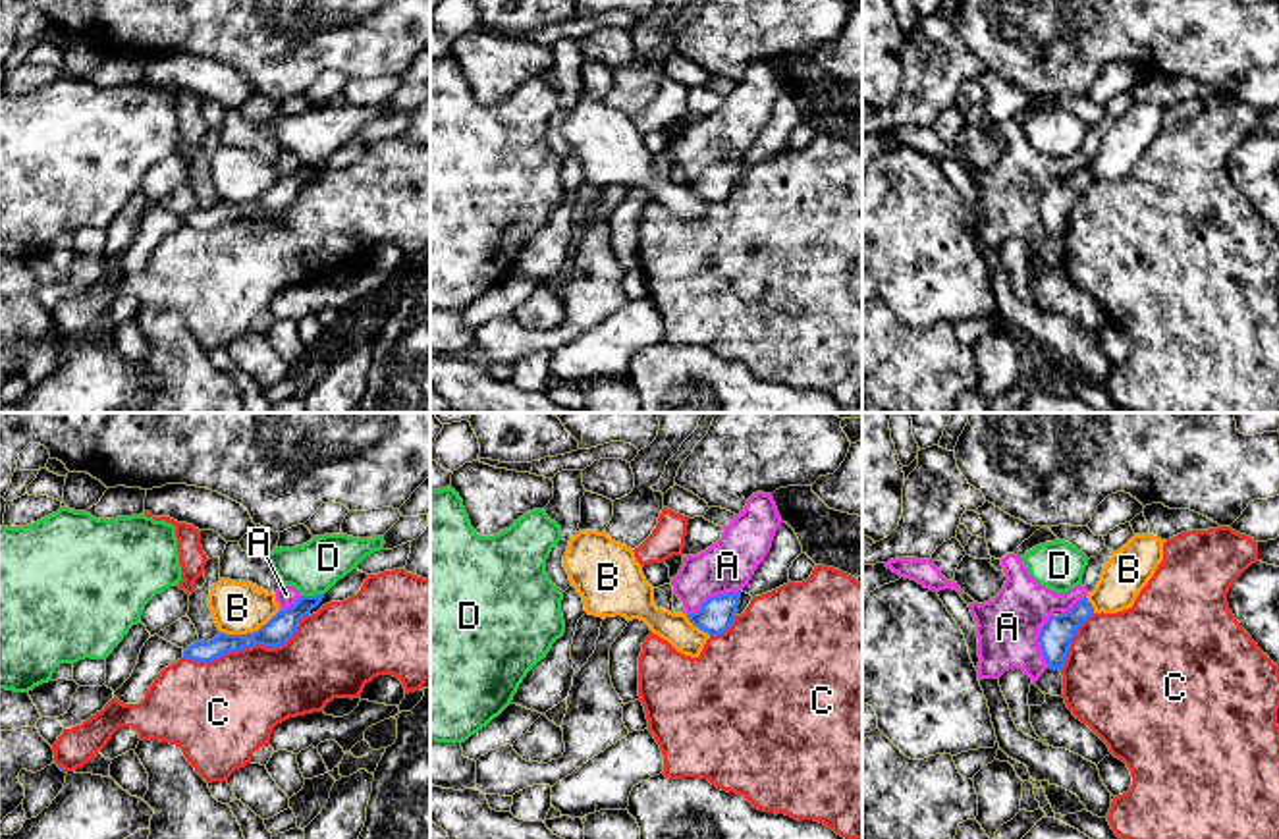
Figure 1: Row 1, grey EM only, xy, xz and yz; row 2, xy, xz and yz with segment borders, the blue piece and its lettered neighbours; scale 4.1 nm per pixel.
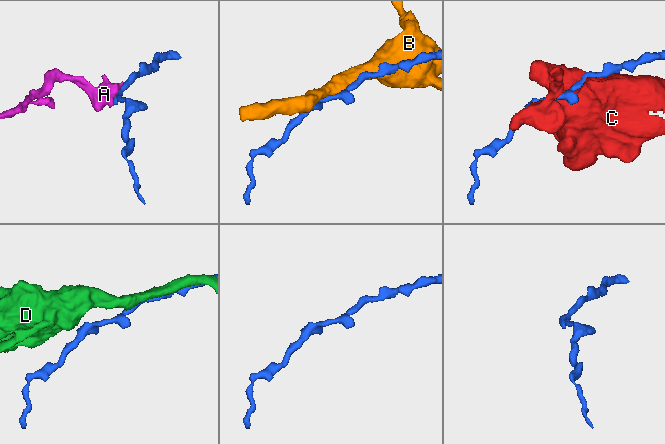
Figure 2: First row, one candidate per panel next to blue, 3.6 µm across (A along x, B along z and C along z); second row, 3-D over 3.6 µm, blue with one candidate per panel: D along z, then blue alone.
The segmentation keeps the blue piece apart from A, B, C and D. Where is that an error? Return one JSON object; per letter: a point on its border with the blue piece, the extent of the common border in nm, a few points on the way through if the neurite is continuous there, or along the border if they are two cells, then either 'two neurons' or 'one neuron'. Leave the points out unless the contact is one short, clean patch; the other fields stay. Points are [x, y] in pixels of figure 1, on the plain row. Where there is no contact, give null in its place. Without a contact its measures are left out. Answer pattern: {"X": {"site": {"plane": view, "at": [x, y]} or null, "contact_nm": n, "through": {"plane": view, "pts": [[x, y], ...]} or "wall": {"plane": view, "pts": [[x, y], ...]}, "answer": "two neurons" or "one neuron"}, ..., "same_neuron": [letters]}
{"A": {"site": {"plane": "xz", "at": [712, 164]}, "contact_nm": 240, "wall": {"plane": "xz", "pts": [[739, 157], [712, 162], [687, 182]]}, "answer": "two neurons"}, "B": {"site": {"plane": "xy", "at": [249, 201]}, "contact_nm": 280, "answer": "two neurons"}, "C": {"site": {"plane": "xy", "at": [247, 215]}, "contact_nm": 550, "answer": "two neurons"}, "D": {"site": {"plane": "xy", "at": [311, 164]}, "contact_nm": 100, "answer": "two neurons"}, "same_neuron": []}

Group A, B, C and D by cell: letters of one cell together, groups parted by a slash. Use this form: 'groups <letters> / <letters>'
groups A / B / C / D

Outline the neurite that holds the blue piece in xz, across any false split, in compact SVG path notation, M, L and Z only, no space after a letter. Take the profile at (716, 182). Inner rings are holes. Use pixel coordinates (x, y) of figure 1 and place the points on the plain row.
M741 158L708 166L698 179L687 181L689 189L710 204L725 201L737 181Z

